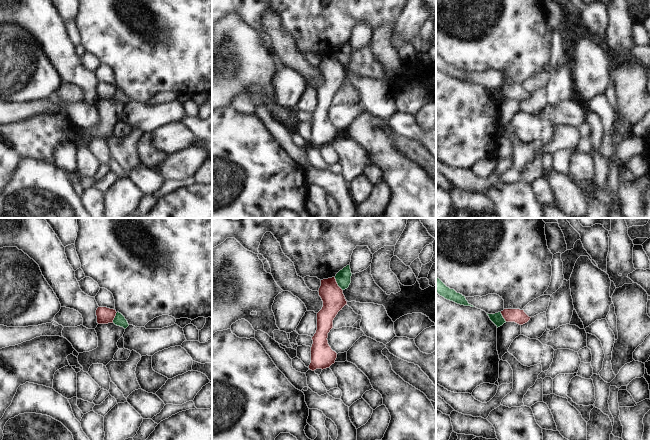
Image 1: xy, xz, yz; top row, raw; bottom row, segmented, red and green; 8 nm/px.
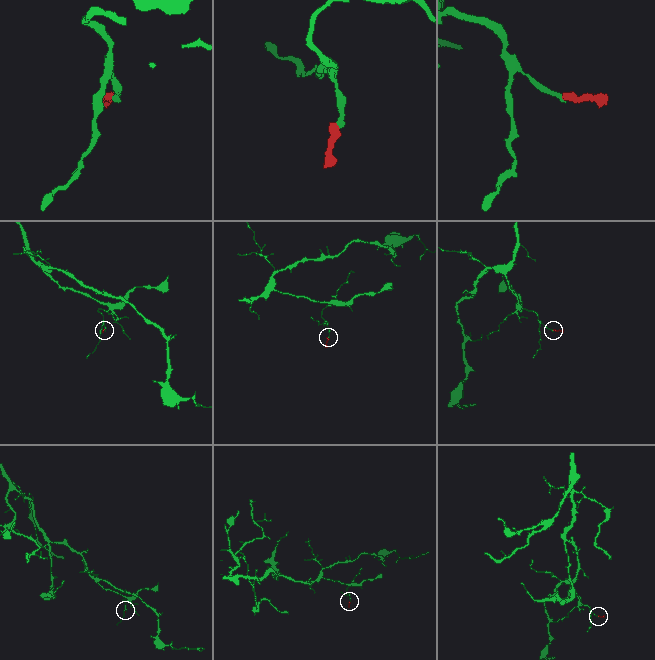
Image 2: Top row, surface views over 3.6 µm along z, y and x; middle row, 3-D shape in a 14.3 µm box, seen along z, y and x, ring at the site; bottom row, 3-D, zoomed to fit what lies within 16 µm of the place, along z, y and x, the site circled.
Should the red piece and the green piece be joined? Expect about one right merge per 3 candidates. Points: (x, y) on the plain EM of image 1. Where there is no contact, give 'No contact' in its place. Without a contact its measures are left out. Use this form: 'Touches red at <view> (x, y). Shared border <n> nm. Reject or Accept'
Touches red at xz (337, 60). Shared border 130 nm. Reject

